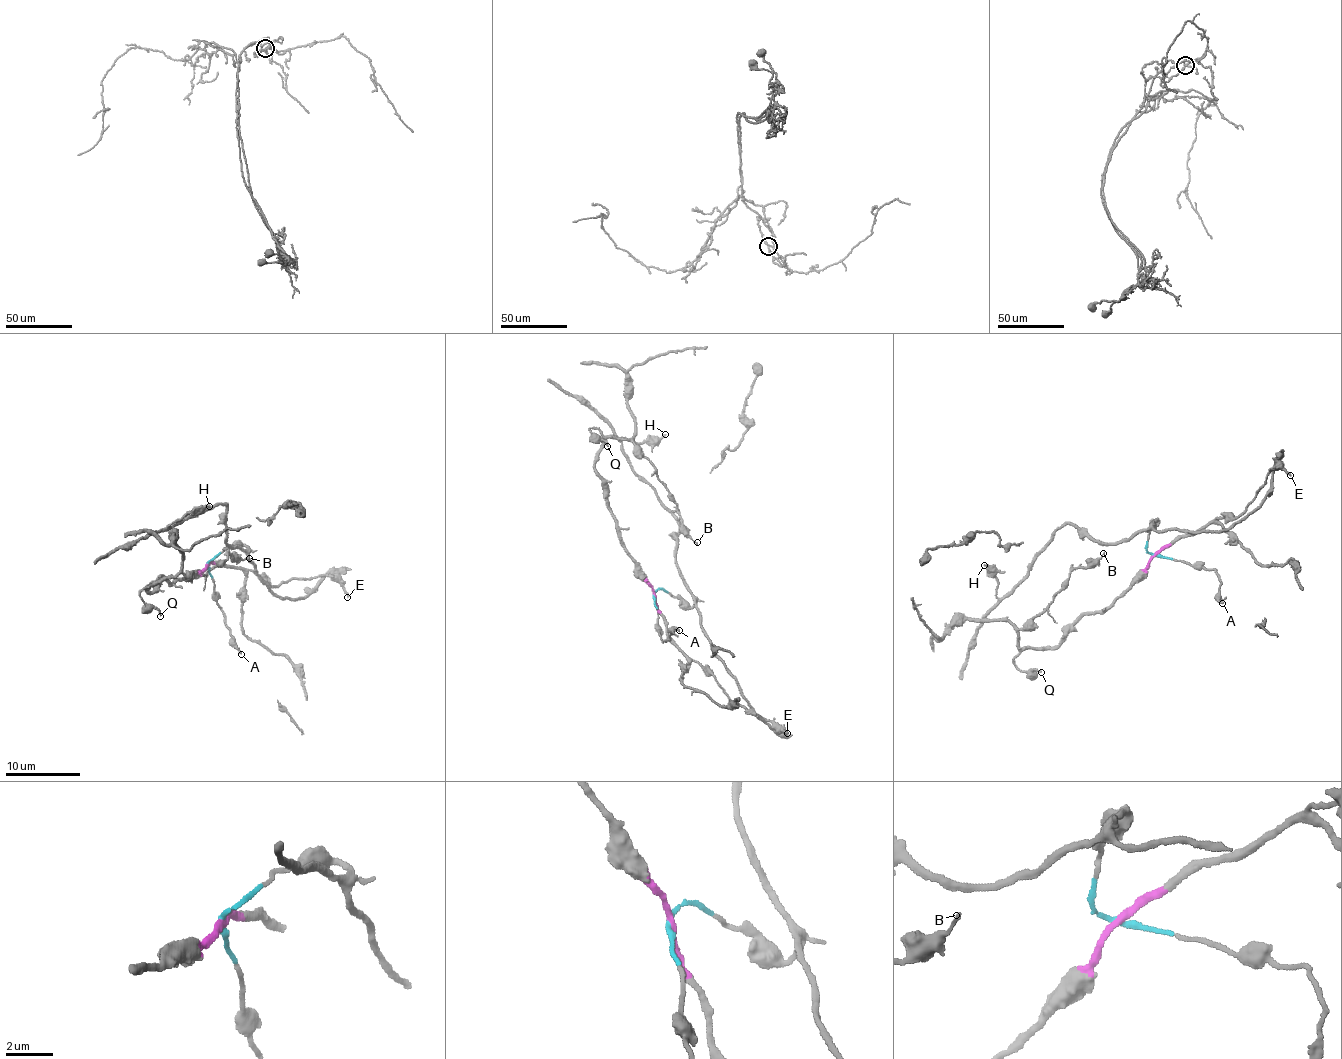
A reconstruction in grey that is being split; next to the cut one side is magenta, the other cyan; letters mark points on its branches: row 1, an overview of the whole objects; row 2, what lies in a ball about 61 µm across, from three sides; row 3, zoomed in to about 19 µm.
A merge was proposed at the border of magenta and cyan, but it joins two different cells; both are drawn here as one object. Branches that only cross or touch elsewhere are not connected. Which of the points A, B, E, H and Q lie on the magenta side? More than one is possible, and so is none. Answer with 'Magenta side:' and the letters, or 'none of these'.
Magenta side: B, E, Q

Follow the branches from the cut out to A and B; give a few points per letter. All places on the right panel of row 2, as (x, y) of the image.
A: (1155, 555), (1213, 569), (1220, 580), (1219, 599), (1223, 603)
B: (1155, 555), (1110, 606), (1084, 613), (1057, 646), (1020, 648), (1017, 632), (1073, 569), (1091, 567), (1103, 552)

